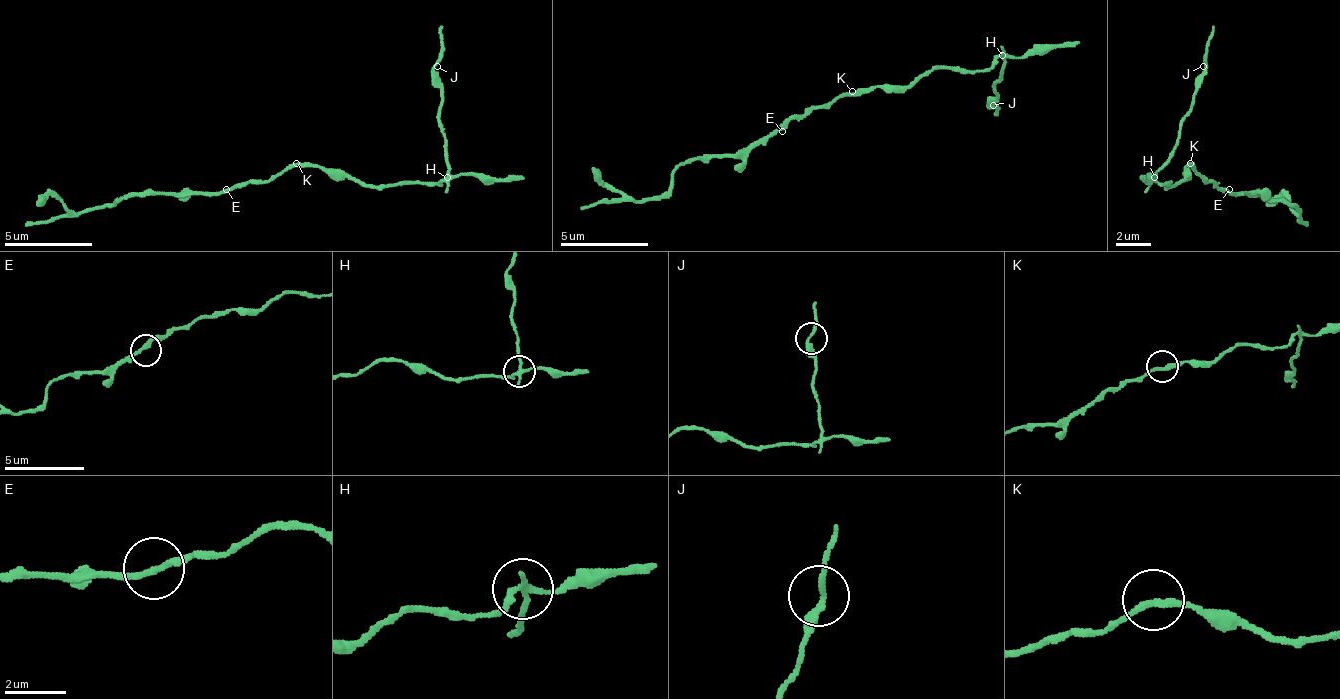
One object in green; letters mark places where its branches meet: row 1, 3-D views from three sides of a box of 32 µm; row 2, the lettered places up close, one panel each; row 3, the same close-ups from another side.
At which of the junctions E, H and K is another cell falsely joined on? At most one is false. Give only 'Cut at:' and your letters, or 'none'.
Cut at: H

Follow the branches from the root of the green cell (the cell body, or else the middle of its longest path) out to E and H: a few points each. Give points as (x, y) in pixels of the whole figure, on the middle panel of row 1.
E: (856, 96), (839, 96), (821, 109), (804, 109), (782, 131)
H: (856, 96), (878, 87), (909, 87), (935, 69), (988, 69), (1001, 56)

